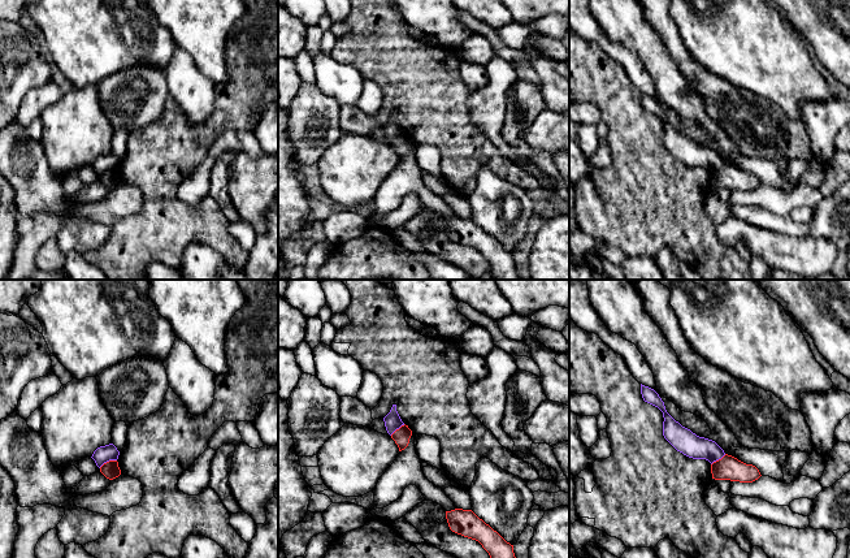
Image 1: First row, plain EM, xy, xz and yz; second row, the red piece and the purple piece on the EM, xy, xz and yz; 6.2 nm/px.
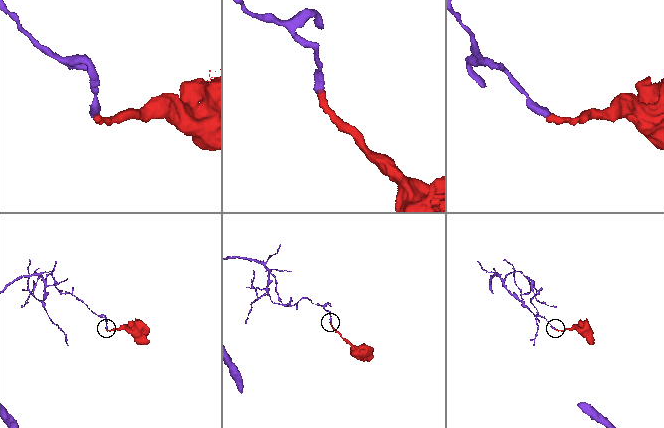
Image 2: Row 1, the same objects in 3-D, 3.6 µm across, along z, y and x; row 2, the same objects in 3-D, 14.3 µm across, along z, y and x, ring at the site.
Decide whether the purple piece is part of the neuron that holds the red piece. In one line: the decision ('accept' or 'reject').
reject

